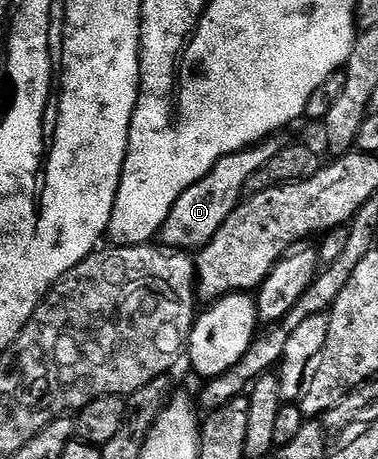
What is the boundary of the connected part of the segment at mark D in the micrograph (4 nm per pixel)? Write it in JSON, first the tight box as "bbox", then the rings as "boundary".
{"bbox":[162,137,284,253],"boundary":[[[268,137],[253,147],[221,157],[221,161],[217,161],[217,165],[213,165],[213,169],[209,169],[209,173],[201,177],[201,181],[197,181],[189,189],[185,189],[181,197],[177,197],[169,217],[163,222],[162,246],[195,253],[206,243],[213,241],[217,229],[221,229],[221,225],[225,225],[227,218],[239,207],[249,177],[253,177],[257,169],[271,163],[273,157],[277,157],[277,153],[284,146],[284,140],[279,140],[279,137]]]}

